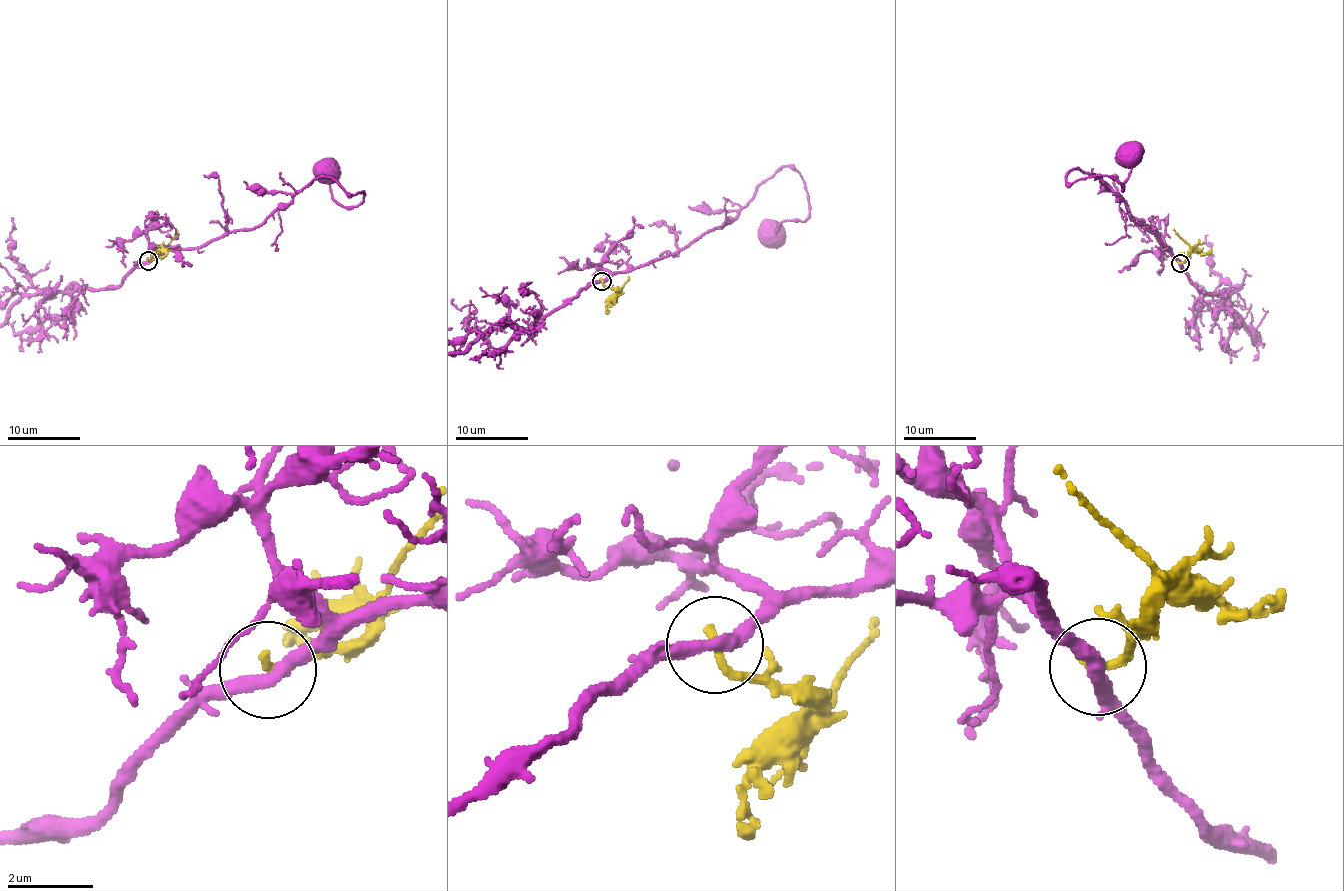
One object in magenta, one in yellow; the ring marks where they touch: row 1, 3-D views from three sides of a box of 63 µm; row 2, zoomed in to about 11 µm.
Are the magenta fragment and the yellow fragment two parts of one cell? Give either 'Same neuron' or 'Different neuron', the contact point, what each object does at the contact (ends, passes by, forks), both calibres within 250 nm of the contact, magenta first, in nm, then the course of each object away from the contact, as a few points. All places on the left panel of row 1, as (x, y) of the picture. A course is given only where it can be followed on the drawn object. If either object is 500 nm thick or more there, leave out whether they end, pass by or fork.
Different neuron. Place: (148, 260). At the ring magenta passes by. At the ring yellow ends. Thickness 320 nm (magenta) against 240 nm. Course of magenta: (148, 260), (255, 229), (312, 180), (329, 177), (363, 192), (357, 205), (332, 197), (330, 168). Course of yellow: (148, 260), (160, 257), (178, 230)

